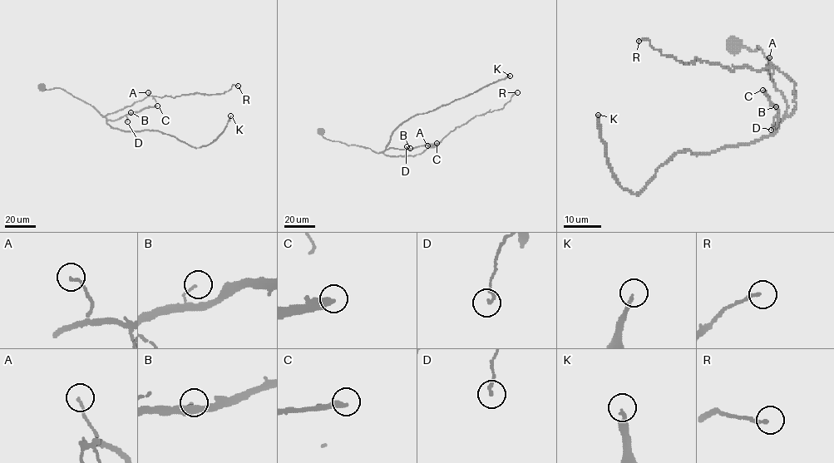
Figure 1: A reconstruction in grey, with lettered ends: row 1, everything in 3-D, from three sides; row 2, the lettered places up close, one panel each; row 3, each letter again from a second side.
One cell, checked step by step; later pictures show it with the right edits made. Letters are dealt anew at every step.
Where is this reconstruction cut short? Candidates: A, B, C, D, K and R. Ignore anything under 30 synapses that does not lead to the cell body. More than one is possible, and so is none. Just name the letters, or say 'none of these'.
C, K

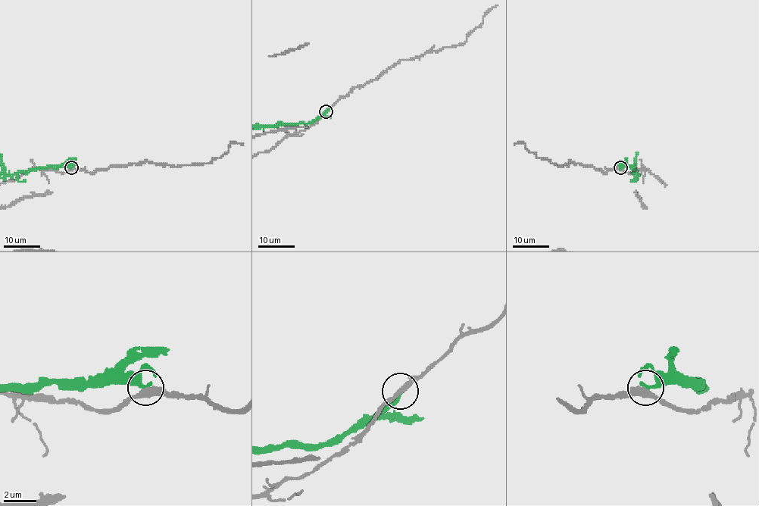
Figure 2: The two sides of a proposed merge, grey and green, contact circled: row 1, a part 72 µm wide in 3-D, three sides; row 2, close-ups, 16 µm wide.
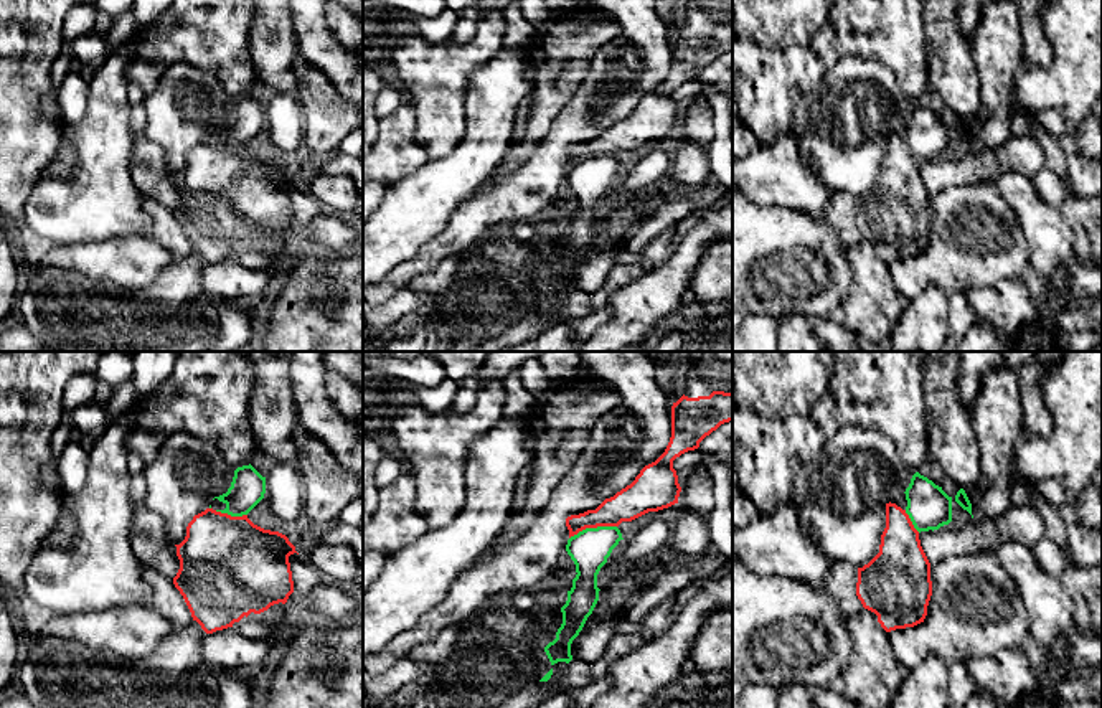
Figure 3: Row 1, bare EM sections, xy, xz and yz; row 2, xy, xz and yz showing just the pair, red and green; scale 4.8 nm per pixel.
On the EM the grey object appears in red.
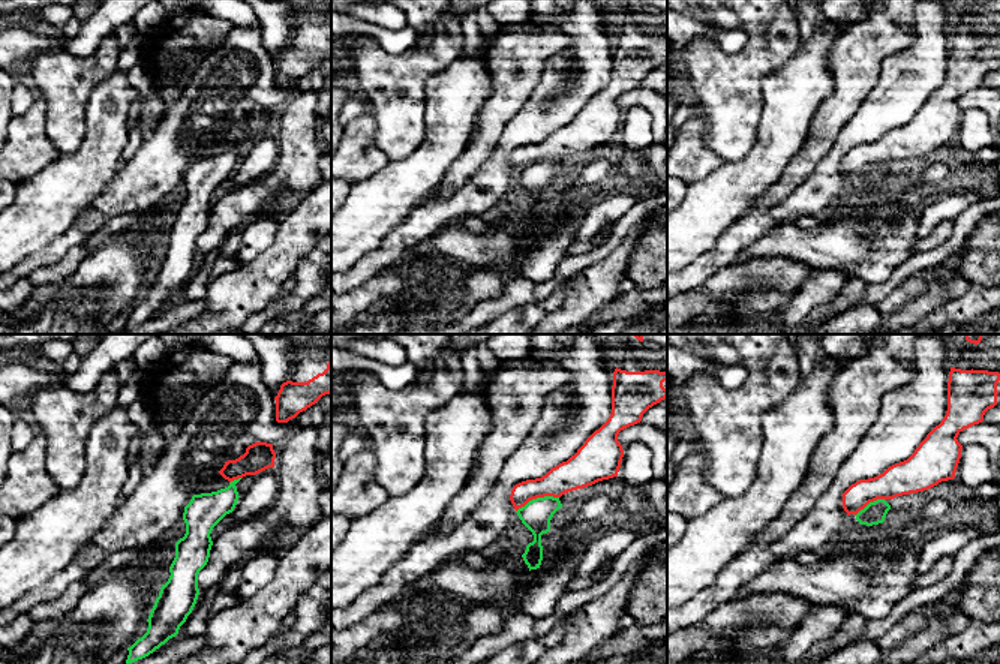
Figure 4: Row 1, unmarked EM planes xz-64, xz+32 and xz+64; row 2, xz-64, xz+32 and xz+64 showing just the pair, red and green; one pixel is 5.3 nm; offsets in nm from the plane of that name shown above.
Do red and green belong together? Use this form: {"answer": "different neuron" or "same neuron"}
{"answer": "different neuron"}

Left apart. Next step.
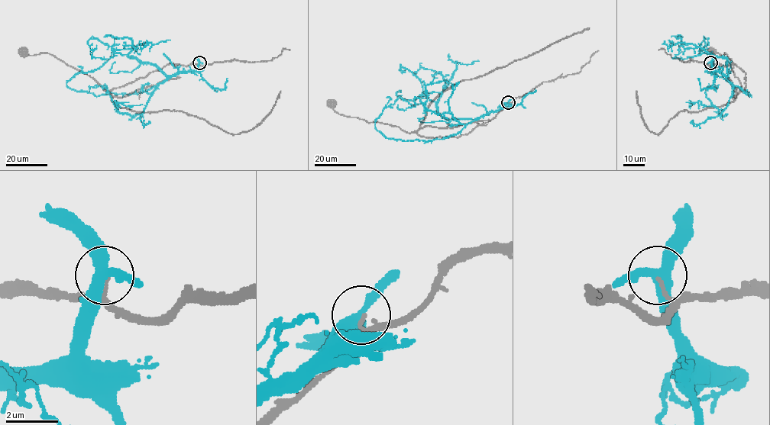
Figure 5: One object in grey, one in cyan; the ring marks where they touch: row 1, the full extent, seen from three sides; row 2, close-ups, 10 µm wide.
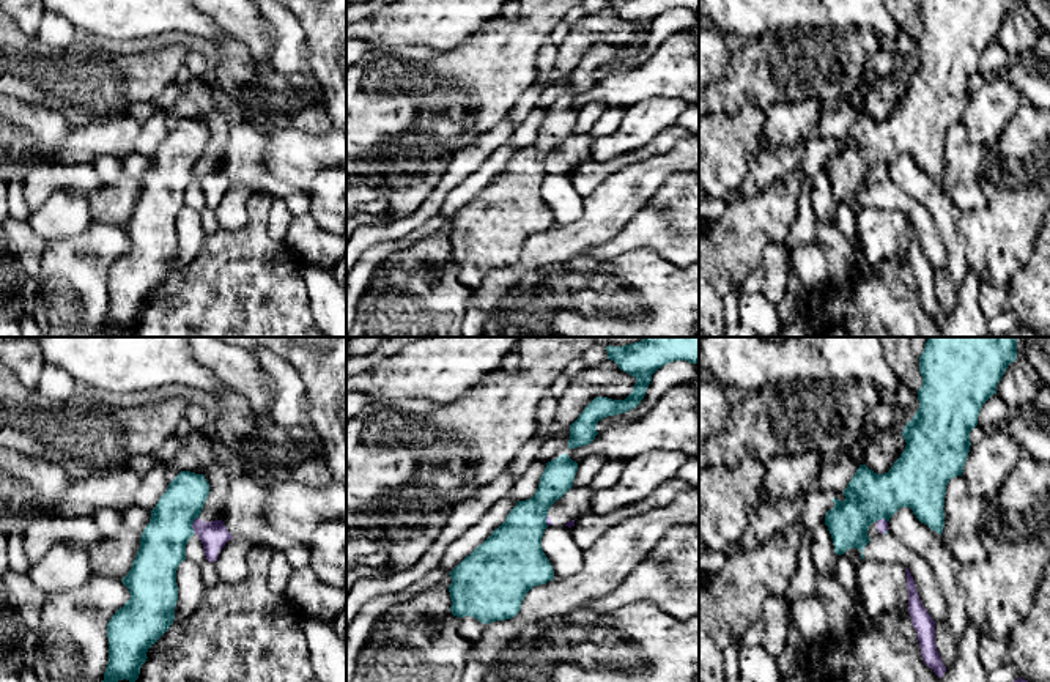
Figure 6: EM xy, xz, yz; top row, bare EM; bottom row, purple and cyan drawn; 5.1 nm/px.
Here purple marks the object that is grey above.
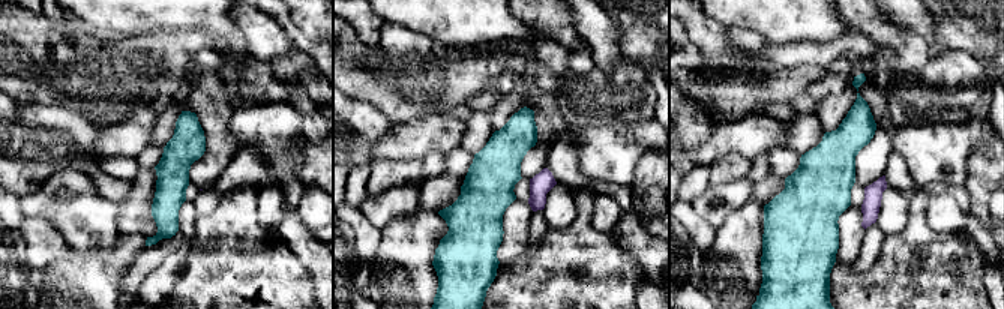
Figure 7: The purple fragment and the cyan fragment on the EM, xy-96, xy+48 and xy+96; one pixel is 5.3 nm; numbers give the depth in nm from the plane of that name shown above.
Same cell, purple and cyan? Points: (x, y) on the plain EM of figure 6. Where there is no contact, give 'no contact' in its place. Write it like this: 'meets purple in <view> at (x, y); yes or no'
meets purple in xy at (192, 172); no

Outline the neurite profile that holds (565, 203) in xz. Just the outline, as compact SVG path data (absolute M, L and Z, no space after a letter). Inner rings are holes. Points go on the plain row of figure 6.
M549 172L543 180L542 195L553 213L554 225L567 225L581 217L582 197L568 173Z

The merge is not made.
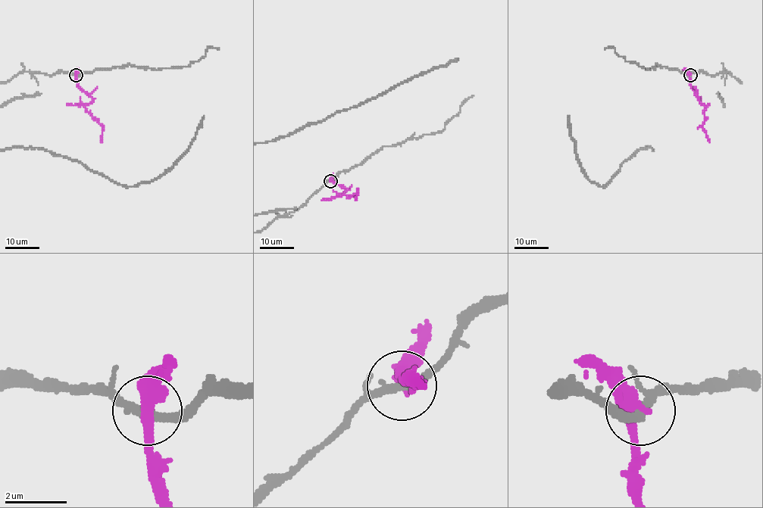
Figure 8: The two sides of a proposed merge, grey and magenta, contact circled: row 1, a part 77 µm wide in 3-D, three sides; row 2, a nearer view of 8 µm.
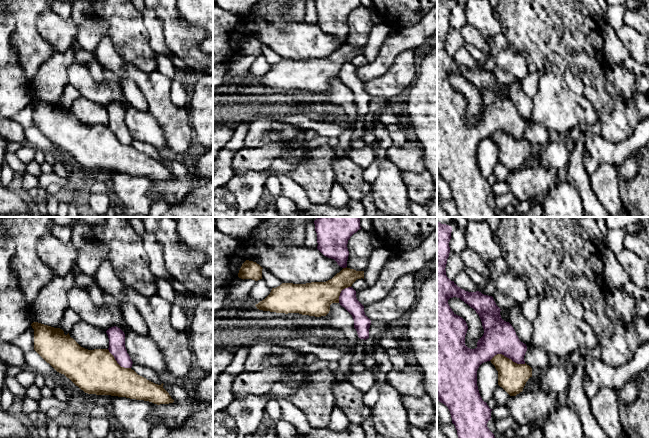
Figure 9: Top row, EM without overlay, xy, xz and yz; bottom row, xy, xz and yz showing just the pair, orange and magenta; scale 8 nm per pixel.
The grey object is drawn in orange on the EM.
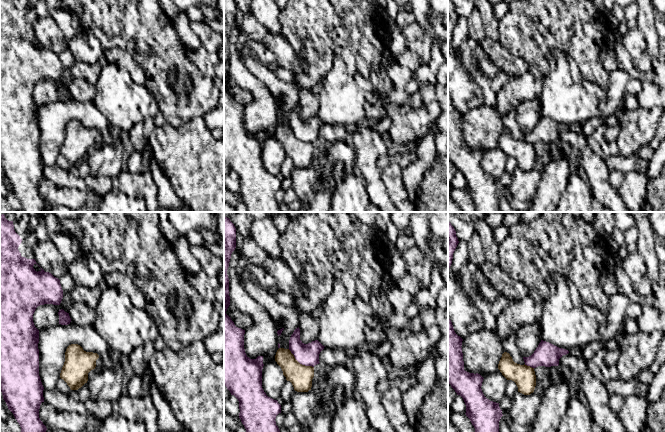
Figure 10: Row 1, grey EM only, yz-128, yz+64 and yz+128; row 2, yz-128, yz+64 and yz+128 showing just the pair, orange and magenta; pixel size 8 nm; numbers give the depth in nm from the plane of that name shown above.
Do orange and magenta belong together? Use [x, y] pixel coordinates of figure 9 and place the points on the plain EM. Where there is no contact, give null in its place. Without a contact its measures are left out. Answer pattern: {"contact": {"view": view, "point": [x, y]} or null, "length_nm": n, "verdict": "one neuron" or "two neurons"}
{"contact": {"view": "yz", "point": [506, 133]}, "length_nm": 300, "verdict": "two neurons"}

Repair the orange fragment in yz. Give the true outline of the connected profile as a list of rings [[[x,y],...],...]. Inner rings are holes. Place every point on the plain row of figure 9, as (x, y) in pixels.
[[[502,130],[495,131],[490,137],[498,147],[498,161],[510,172],[522,168],[528,155],[532,153],[532,144],[526,139],[517,140]]]

